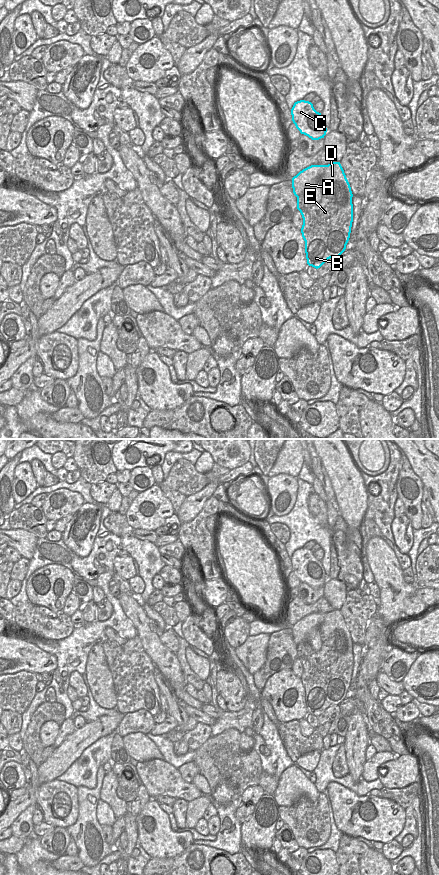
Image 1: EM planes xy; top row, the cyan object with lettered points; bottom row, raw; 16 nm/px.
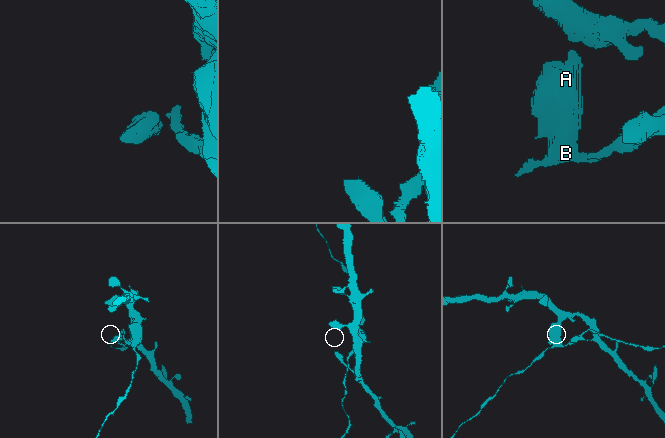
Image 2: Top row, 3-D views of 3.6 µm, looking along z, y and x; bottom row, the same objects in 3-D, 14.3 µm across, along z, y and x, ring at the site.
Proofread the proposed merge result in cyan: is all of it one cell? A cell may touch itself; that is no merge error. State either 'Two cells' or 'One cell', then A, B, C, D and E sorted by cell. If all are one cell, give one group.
Two cells. Groups: A C / B D E

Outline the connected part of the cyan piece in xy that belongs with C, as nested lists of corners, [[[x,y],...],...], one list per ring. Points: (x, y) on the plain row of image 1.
[[[300,548],[291,557],[292,569],[301,582],[312,588],[324,586],[327,580],[321,561],[317,560],[309,549]]]

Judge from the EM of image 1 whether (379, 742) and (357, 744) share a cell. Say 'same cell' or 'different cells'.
different cells

